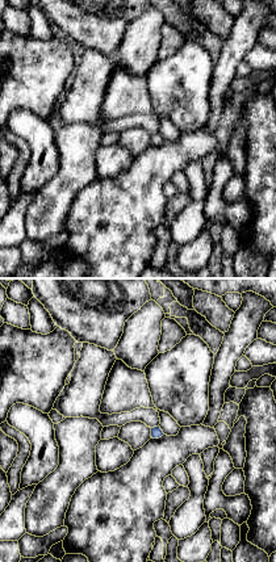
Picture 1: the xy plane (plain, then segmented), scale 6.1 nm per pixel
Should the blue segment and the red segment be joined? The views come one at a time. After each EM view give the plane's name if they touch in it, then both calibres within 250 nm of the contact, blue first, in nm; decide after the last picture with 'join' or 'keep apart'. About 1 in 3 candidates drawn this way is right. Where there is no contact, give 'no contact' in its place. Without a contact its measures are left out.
no contact

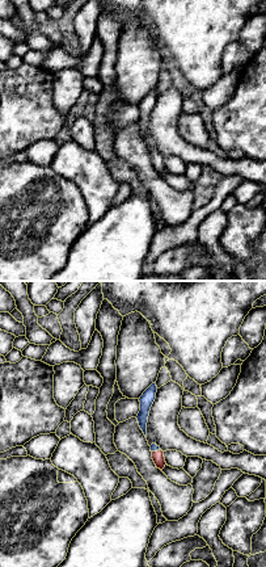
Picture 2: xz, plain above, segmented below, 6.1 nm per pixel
contact in xz; calibres 50 and 70 nm

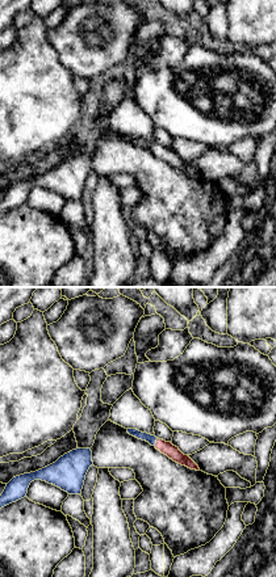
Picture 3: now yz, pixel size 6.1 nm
contact in yz; calibres 60 and 80 nm

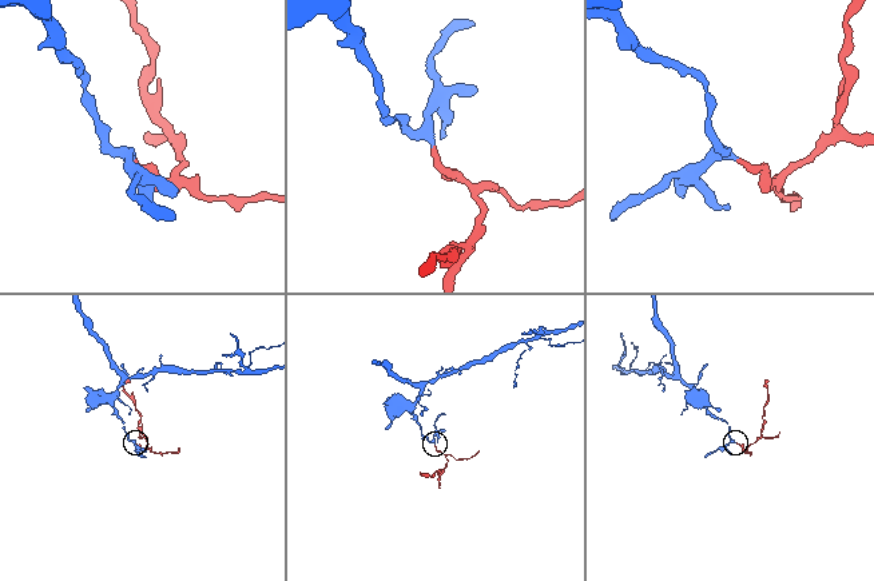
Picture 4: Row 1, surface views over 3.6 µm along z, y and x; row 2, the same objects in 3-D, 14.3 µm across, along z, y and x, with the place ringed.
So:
join

